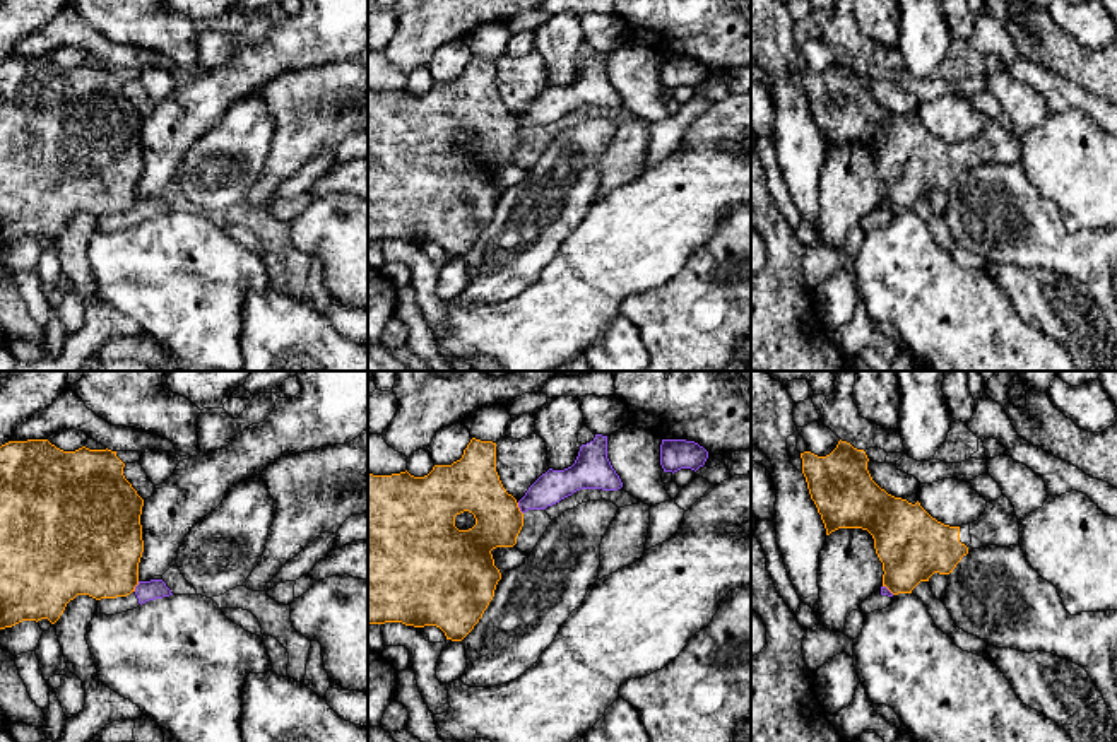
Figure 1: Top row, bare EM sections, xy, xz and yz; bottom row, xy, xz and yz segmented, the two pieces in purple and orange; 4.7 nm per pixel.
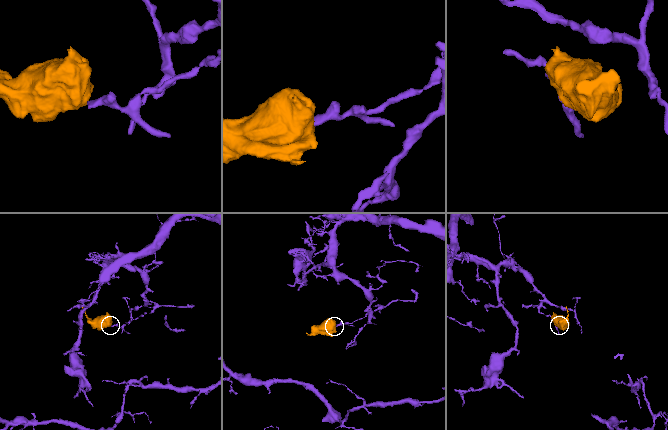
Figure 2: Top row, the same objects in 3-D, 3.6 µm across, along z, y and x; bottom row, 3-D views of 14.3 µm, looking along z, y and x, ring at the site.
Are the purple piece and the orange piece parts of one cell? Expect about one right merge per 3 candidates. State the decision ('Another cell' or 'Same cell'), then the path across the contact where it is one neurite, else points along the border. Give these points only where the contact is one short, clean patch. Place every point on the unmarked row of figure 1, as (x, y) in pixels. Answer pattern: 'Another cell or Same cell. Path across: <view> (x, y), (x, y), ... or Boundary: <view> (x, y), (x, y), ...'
Another cell. Boundary: xz (517, 120), (522, 130)

